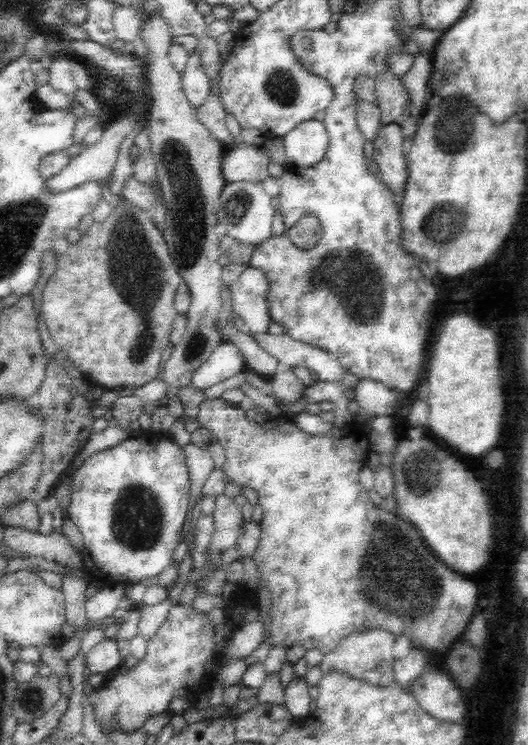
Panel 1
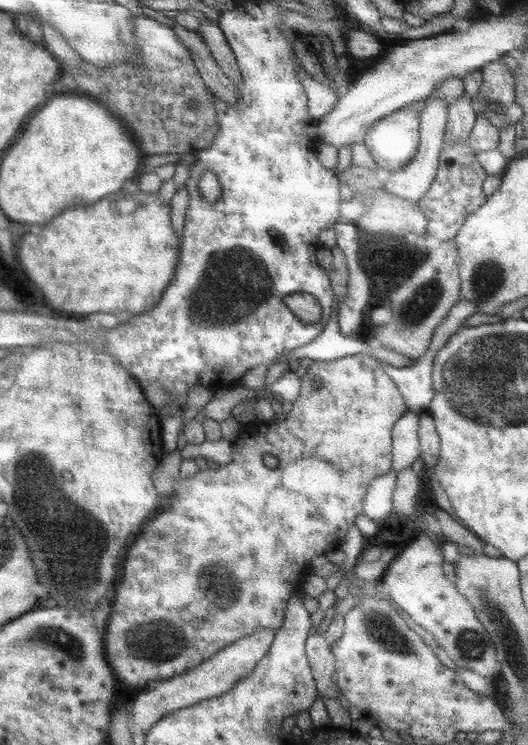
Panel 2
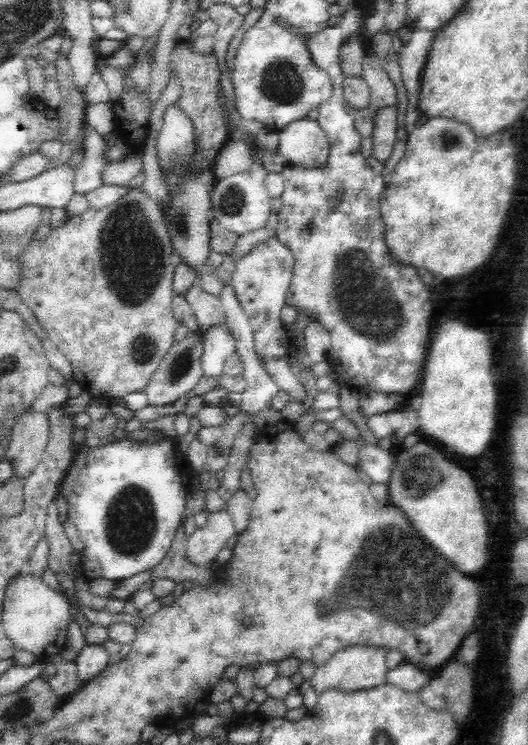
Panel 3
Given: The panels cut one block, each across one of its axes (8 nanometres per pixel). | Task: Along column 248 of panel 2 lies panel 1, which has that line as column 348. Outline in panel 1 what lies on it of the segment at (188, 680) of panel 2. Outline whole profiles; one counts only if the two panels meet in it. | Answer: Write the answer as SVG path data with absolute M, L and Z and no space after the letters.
M372 629L367 633L348 635L340 644L328 654L325 654L318 664L320 679L330 673L342 673L354 680L366 681L372 686L388 686L394 683L392 654L396 637L382 630Z

